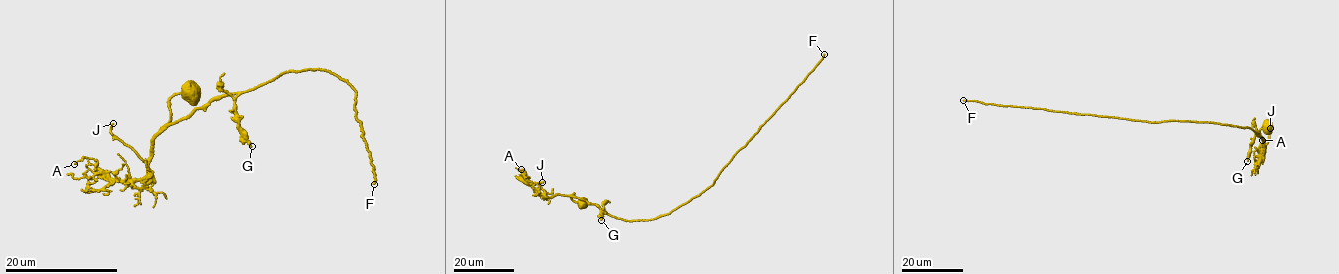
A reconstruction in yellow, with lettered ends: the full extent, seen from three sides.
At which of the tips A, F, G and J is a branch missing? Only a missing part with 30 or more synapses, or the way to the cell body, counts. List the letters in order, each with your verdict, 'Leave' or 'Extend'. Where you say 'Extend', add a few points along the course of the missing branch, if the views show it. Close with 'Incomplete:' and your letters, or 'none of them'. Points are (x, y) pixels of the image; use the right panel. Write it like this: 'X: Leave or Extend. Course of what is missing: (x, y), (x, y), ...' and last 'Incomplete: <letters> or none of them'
A: Leave
F: Extend
G: Leave
J: Leave
Incomplete: F

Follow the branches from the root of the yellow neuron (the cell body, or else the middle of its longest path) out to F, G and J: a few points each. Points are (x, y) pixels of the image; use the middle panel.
F: (581, 203), (571, 195), (628, 221), (654, 219), (686, 203), (713, 183), (734, 154), (824, 54)
G: (581, 203), (572, 199), (574, 193), (571, 195), (603, 209), (599, 215), (601, 220)
J: (581, 203), (572, 199), (574, 193), (549, 197), (540, 186), (542, 182)

